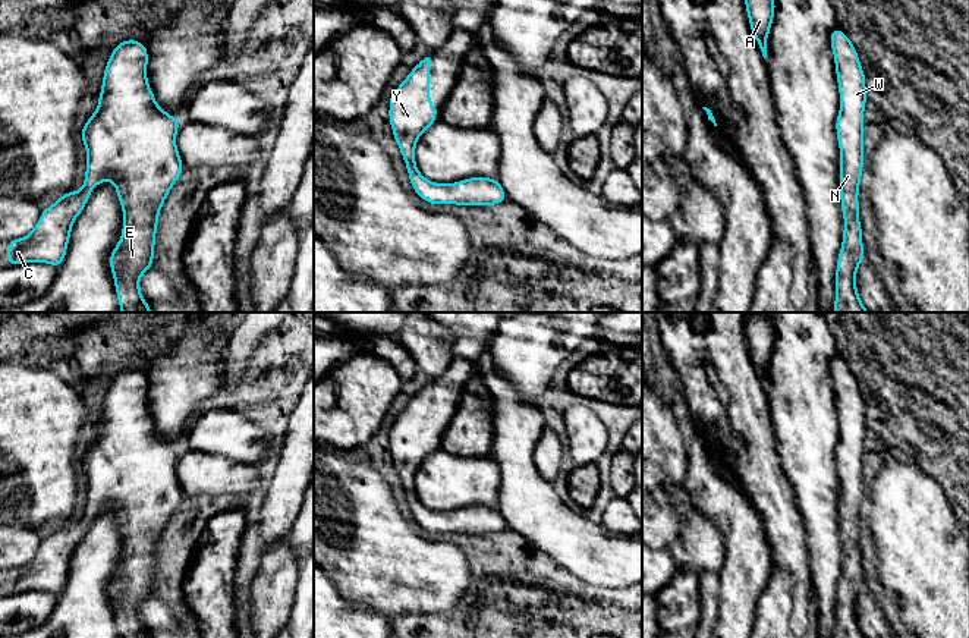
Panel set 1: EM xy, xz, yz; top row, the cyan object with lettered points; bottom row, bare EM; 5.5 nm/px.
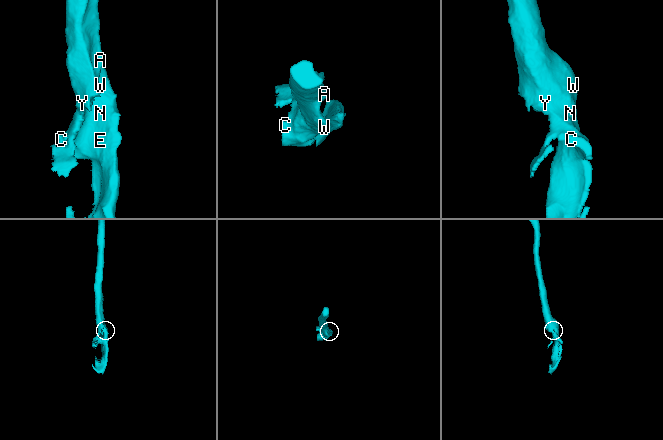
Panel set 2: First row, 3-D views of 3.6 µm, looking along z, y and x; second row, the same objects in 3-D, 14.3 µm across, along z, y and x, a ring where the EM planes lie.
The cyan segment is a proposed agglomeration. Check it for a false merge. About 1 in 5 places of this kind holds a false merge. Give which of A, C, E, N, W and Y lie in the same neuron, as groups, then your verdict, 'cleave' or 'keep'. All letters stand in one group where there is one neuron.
groups A C E N W Y; keep

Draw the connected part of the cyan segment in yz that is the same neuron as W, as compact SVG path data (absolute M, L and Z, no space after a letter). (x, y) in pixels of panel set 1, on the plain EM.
M837 355L830 364L840 422L836 462L840 478L840 531L844 547L841 578L836 594L834 638L866 638L859 628L856 600L865 588L859 540L863 500L863 440L866 433L865 399L850 367Z

